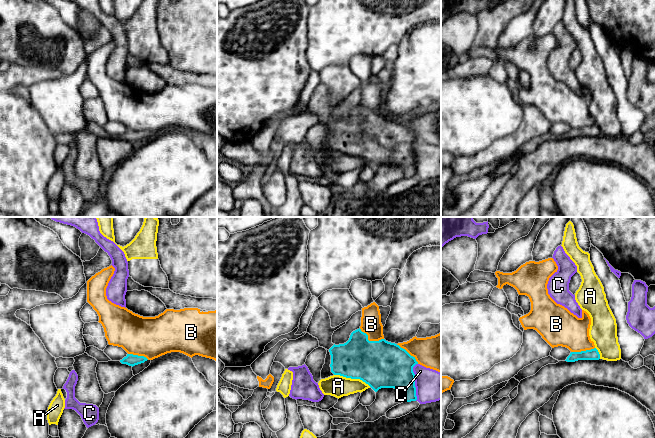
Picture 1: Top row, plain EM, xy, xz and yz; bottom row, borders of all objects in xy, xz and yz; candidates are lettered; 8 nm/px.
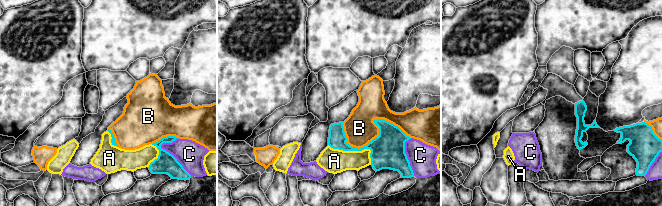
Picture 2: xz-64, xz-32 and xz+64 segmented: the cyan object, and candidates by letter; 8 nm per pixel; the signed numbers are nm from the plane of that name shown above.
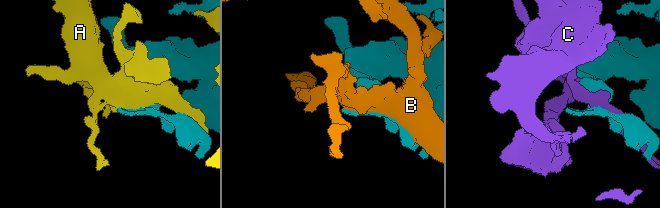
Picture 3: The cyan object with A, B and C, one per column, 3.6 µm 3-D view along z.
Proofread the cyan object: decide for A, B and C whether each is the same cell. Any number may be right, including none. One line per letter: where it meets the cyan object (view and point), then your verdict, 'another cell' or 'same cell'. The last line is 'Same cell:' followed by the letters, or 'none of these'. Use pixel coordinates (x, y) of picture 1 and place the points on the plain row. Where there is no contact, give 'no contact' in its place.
A: contact xz (352, 154); another cell
B: contact xz (370, 117); another cell
C: contact xz (414, 158); another cell
Same cell: none of these

